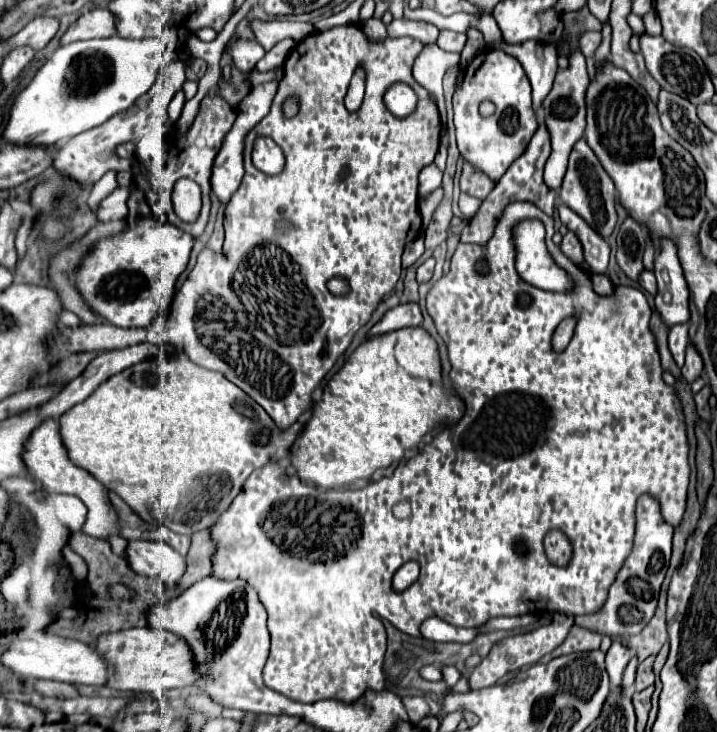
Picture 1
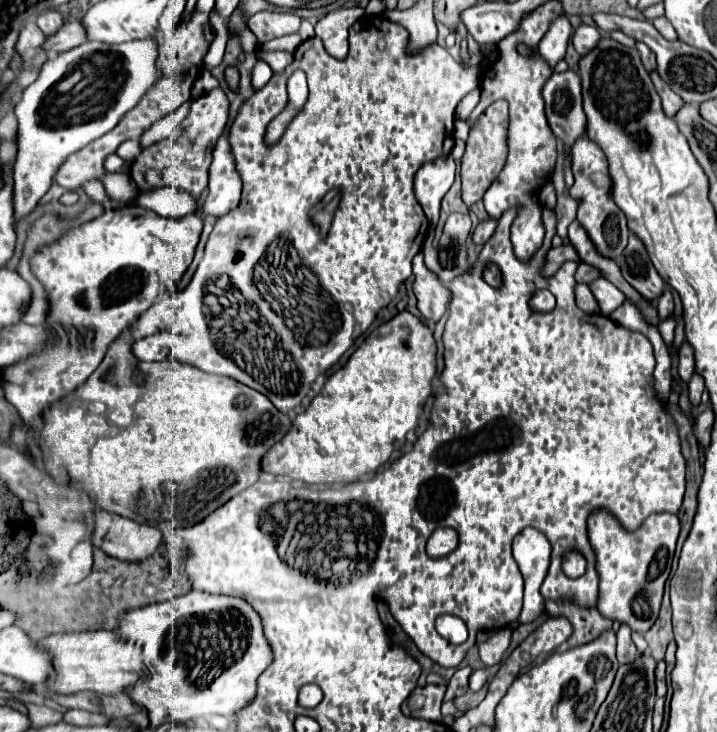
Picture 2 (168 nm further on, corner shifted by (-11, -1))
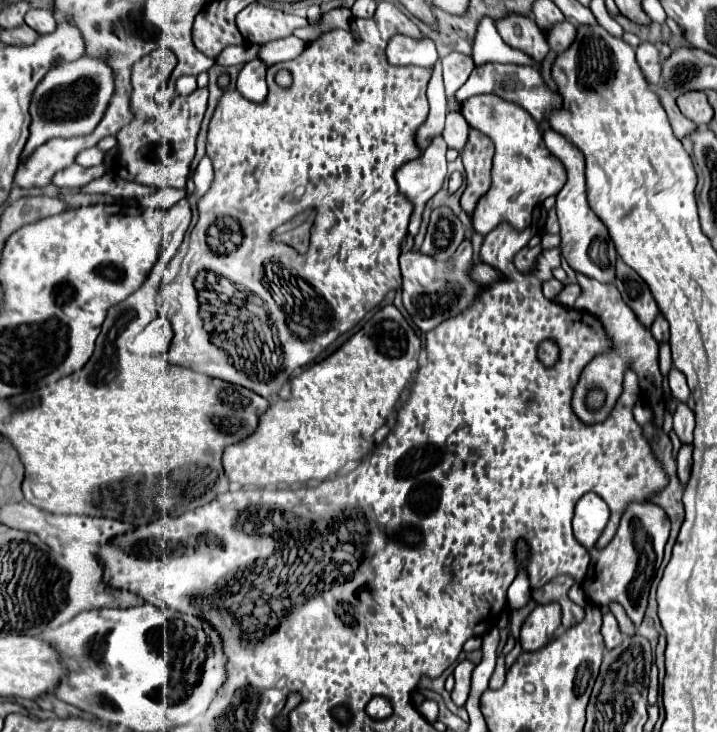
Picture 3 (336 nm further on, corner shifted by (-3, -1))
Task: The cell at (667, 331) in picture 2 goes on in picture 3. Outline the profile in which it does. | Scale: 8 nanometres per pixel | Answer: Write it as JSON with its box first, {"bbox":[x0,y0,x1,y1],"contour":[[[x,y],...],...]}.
{"bbox":[660,343,672,375],"contour":[[[660,343],[660,371],[662,371],[662,375],[668,375],[670,367],[672,367],[670,345],[668,343]]]}

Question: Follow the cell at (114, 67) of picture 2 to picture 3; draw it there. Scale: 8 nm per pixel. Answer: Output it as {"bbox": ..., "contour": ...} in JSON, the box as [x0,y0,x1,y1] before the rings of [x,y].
{"bbox":[22,57,116,161],"contour":[[[80,57],[76,61],[56,61],[52,69],[44,75],[40,85],[32,93],[30,101],[30,137],[22,151],[22,161],[26,161],[34,149],[56,137],[82,137],[96,129],[102,121],[104,111],[110,105],[112,93],[116,89],[112,67],[100,57]]]}

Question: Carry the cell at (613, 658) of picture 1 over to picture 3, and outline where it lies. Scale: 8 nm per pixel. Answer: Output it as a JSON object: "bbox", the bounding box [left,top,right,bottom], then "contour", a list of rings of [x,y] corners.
{"bbox":[602,613,624,649],"contour":[[[612,613],[604,615],[604,623],[602,623],[602,637],[606,643],[606,649],[614,649],[616,645],[620,645],[620,641],[624,639],[620,629],[618,629],[618,621]]]}

